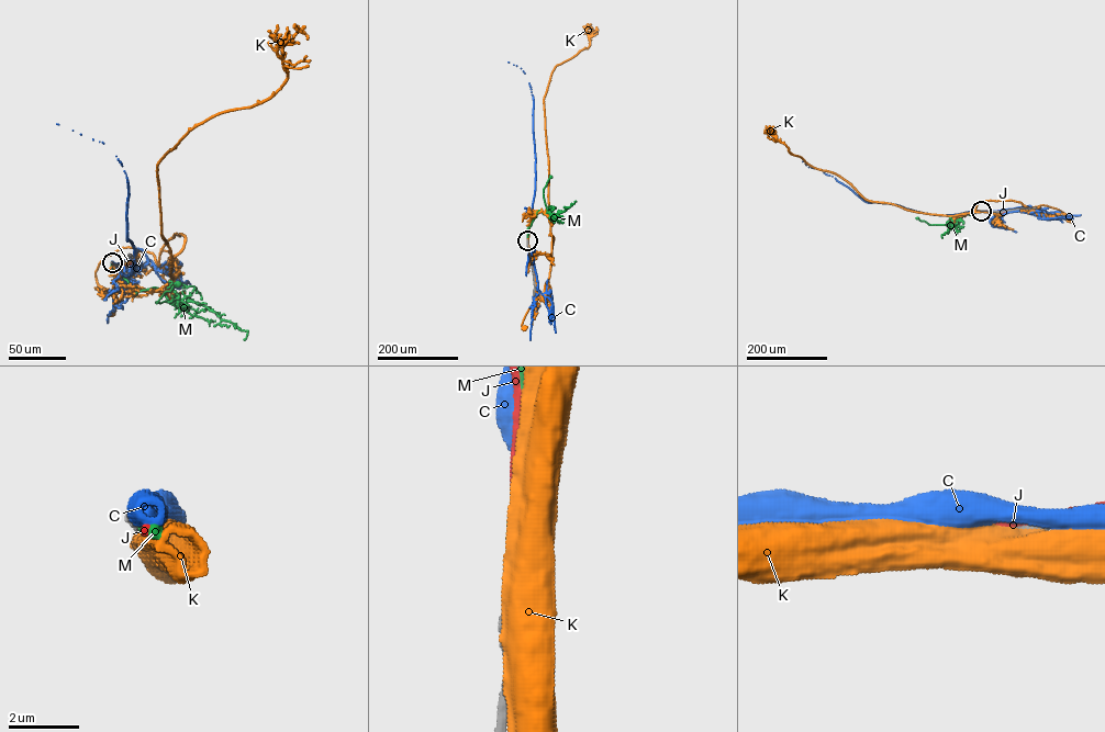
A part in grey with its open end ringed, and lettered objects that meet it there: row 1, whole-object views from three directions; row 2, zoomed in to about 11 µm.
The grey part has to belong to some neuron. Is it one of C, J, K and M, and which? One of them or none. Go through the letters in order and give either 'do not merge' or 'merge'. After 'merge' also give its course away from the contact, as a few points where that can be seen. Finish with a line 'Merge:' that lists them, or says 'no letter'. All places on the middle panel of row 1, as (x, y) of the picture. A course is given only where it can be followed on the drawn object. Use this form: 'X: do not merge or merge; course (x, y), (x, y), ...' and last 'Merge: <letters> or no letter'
C: do not merge
J: do not merge
K: do not merge
M: merge; course (527, 240), (527, 229), (536, 212), (547, 212), (543, 190), (550, 177)
Merge: M

